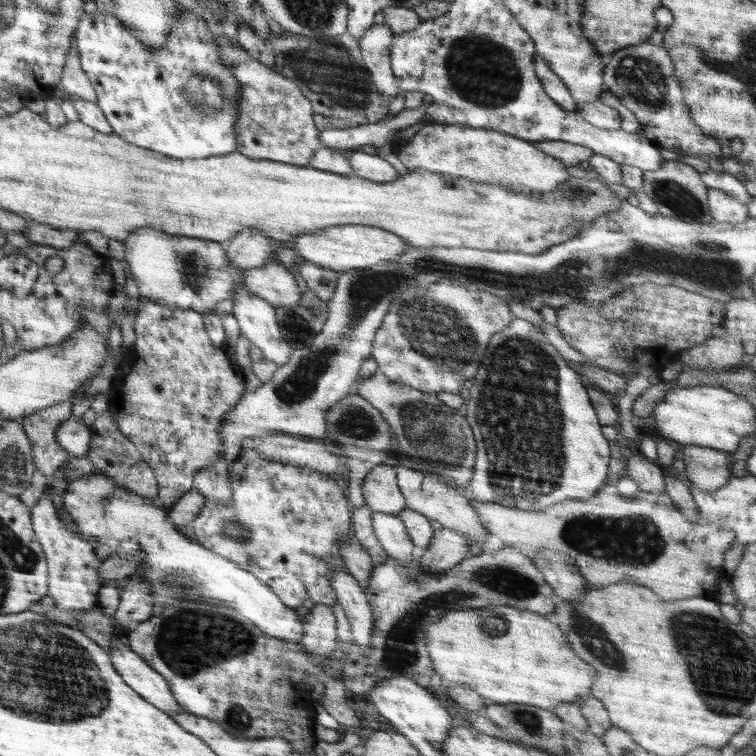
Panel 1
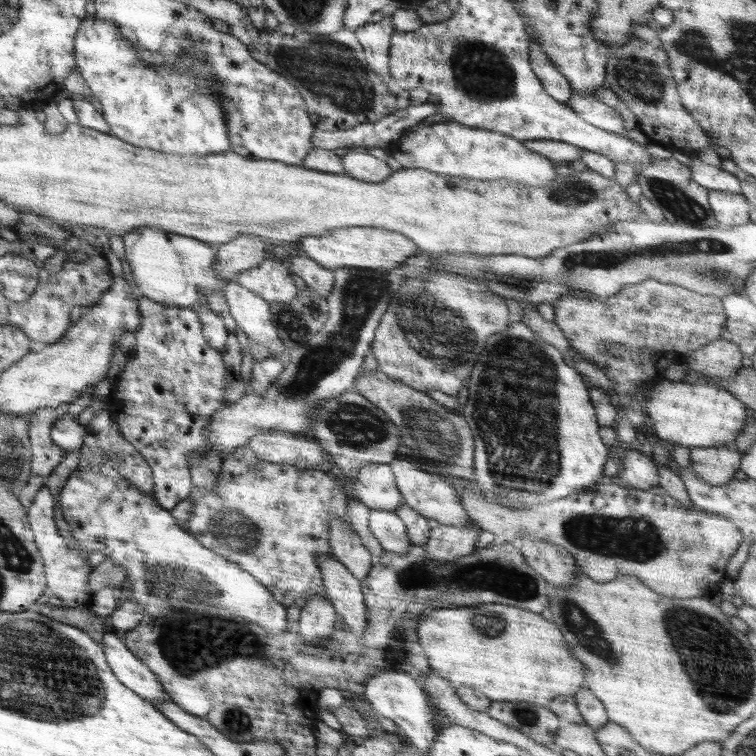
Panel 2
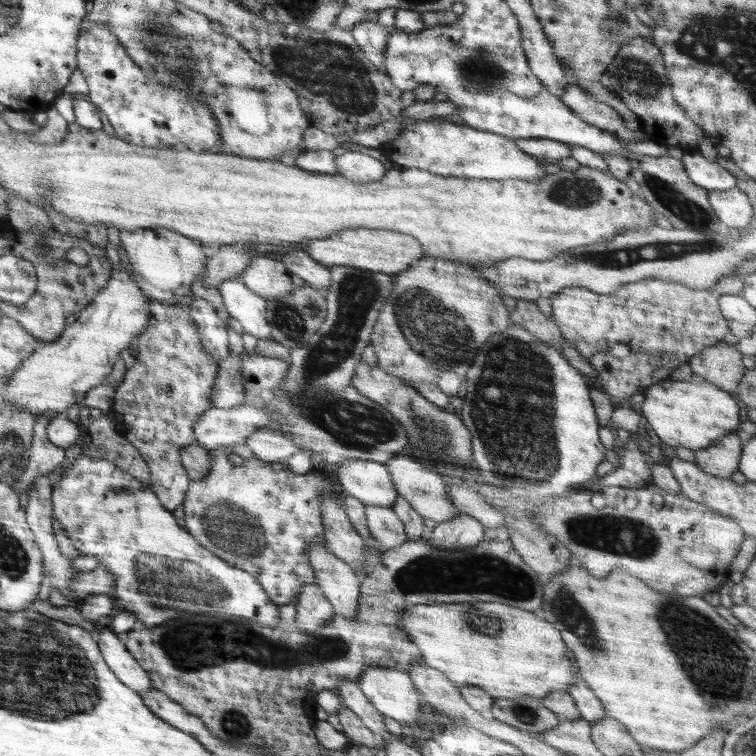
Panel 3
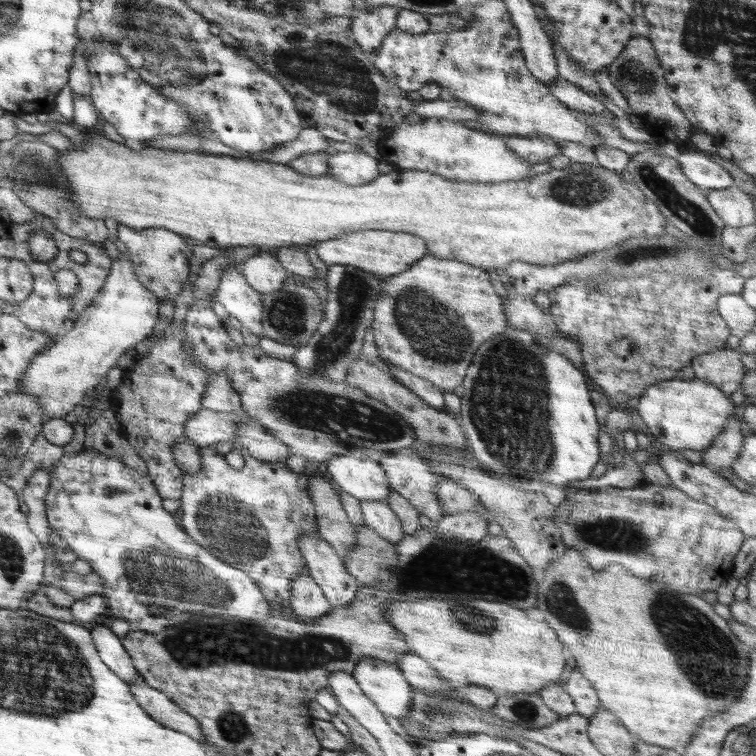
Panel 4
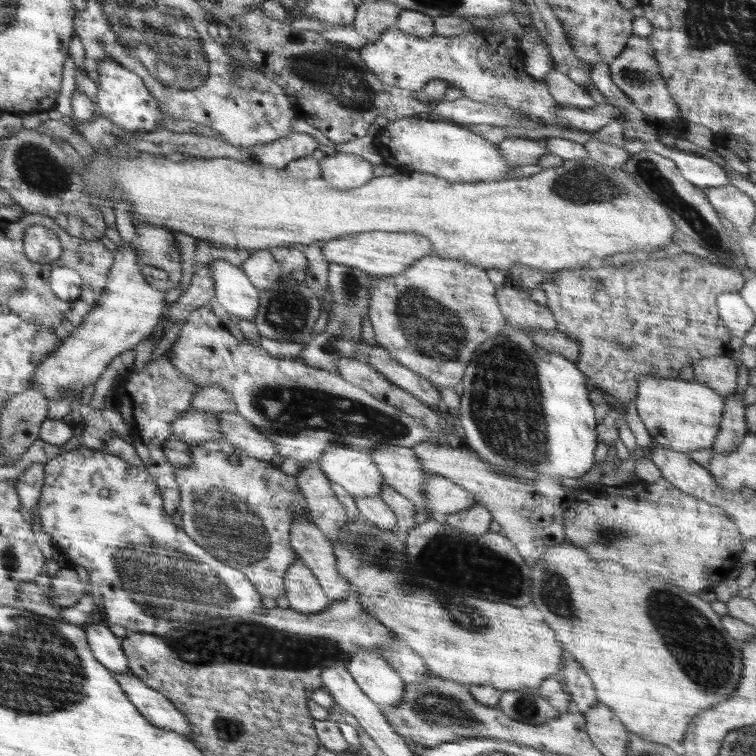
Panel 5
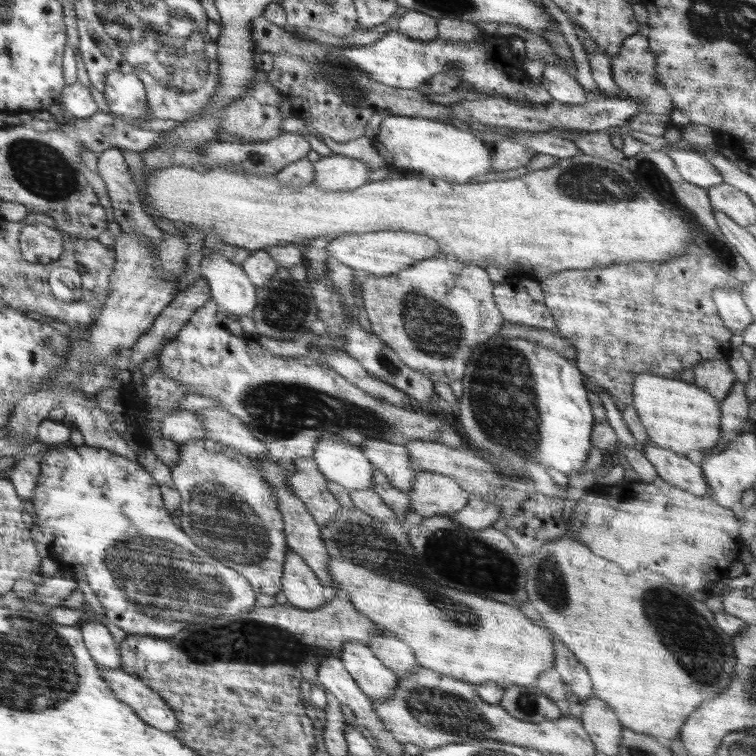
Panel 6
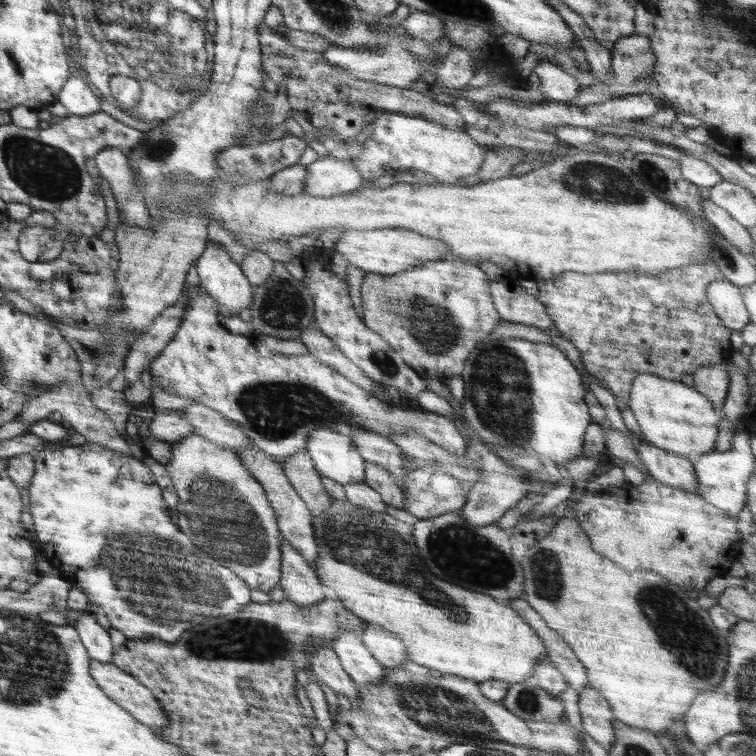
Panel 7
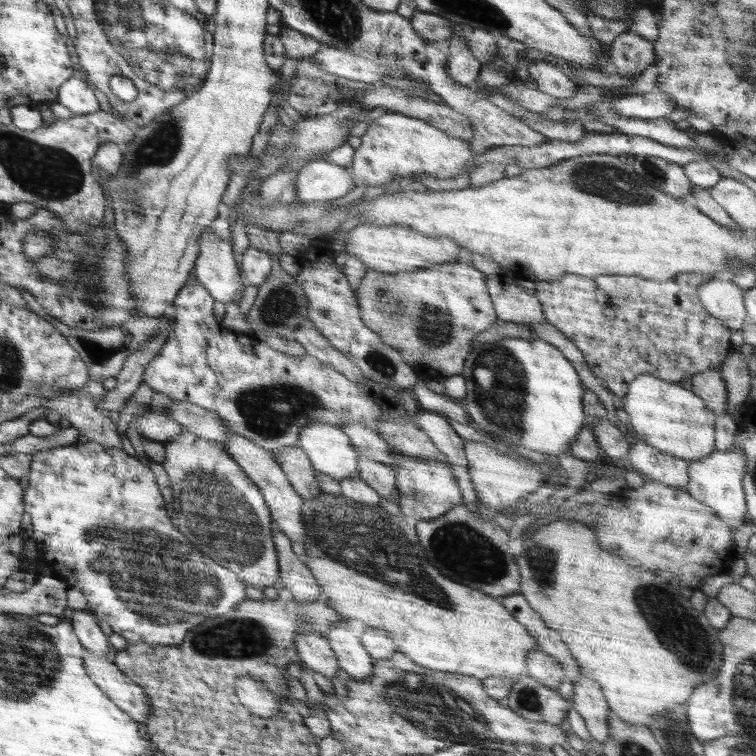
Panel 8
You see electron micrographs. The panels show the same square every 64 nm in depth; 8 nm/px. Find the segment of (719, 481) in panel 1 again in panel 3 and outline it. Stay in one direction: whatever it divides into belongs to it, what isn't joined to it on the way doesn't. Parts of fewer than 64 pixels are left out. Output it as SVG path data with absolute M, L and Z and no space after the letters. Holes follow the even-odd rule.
M730 432L707 448L695 450L694 460L698 469L716 479L731 479L739 470L739 460L743 451L738 434Z

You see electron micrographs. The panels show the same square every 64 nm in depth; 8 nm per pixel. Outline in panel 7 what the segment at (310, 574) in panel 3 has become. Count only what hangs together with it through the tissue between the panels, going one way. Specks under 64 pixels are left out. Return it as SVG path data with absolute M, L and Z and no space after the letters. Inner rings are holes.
M190 434L172 443L170 454L170 462L165 468L178 494L176 510L179 530L218 564L234 571L252 590L269 593L279 586L283 537L279 532L278 520L274 508L270 507L266 491L242 465L236 450L220 446L203 436Z

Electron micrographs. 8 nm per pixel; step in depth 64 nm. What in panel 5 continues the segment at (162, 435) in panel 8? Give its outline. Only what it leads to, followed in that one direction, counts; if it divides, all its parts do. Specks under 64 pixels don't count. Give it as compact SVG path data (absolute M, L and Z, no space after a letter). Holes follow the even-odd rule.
M196 409L188 410L186 414L178 416L170 427L172 427L172 436L184 439L189 444L215 440L222 432L216 413Z

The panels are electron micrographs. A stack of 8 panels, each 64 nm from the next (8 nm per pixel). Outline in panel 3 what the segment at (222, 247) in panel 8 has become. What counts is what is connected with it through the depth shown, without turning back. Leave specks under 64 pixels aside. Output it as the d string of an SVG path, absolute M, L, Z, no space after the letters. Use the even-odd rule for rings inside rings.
M240 278L227 279L218 286L223 306L230 317L243 328L243 332L257 339L274 340L266 321L266 299L252 292Z

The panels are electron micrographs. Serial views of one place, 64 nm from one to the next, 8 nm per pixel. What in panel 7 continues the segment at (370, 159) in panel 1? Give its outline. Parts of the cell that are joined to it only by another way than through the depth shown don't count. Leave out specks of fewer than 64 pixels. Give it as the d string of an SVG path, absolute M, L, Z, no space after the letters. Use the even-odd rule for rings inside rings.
M321 157L306 166L304 191L308 195L330 197L349 193L364 184L362 173L352 160Z

